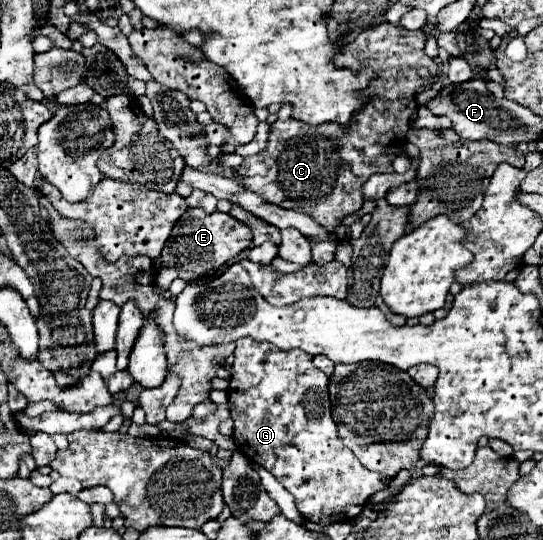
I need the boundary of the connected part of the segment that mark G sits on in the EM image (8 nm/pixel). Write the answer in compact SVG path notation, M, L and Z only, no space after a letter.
M242 338L236 342L236 360L232 364L232 380L228 388L230 414L234 420L234 442L238 450L254 464L266 468L294 498L298 512L316 524L352 522L378 490L386 490L390 480L384 474L366 470L350 448L338 438L332 420L332 404L328 396L328 376L312 364L312 356L302 350L280 350L270 342Z

